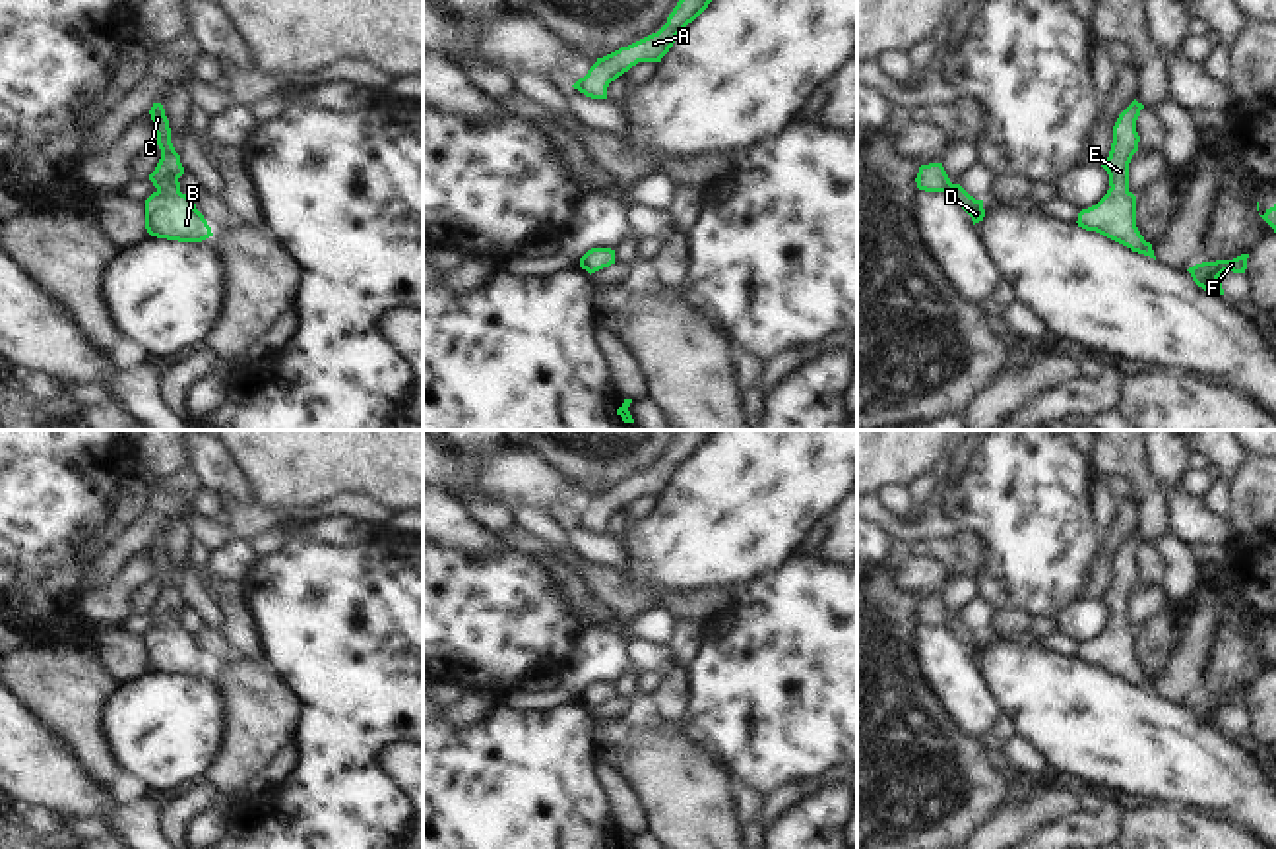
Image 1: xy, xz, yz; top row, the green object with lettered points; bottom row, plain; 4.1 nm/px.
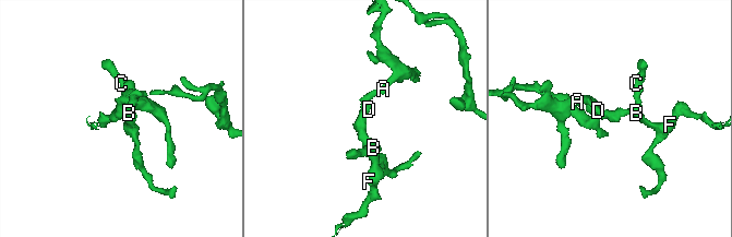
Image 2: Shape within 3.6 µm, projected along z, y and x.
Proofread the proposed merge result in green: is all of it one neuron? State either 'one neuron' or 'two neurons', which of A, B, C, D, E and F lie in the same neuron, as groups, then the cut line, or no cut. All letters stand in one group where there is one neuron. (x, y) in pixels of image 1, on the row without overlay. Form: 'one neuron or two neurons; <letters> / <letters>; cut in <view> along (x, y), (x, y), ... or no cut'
one neuron; A B C D E F; no cut

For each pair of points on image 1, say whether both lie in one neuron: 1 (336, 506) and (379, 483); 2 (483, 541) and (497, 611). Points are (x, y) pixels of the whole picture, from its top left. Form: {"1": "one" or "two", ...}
{"1": "two", "2": "two"}

